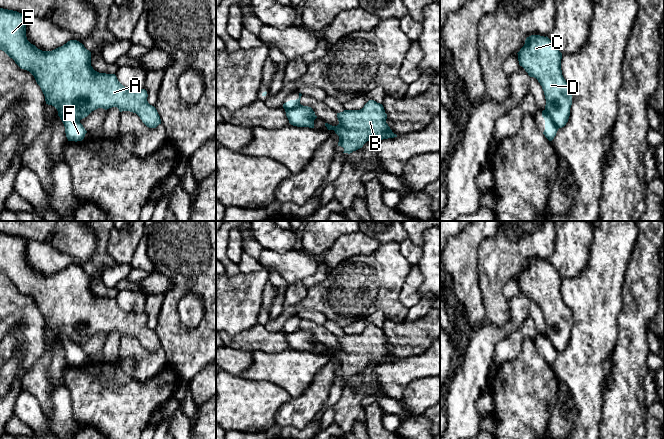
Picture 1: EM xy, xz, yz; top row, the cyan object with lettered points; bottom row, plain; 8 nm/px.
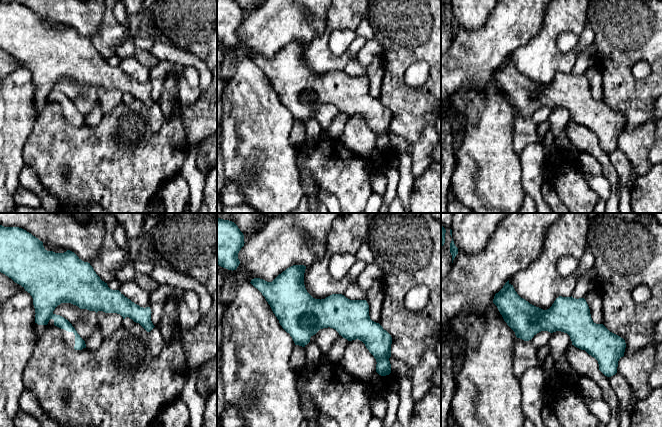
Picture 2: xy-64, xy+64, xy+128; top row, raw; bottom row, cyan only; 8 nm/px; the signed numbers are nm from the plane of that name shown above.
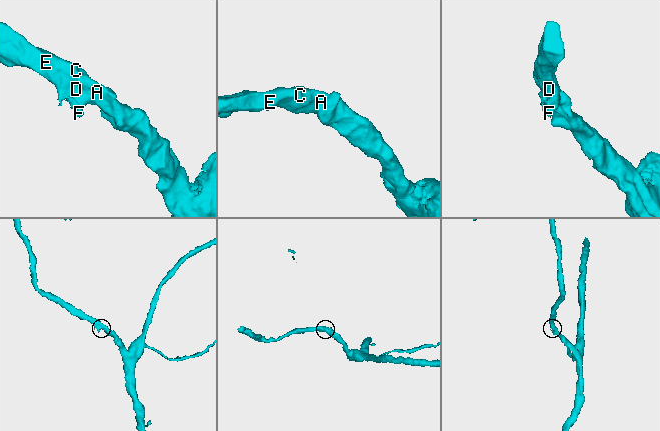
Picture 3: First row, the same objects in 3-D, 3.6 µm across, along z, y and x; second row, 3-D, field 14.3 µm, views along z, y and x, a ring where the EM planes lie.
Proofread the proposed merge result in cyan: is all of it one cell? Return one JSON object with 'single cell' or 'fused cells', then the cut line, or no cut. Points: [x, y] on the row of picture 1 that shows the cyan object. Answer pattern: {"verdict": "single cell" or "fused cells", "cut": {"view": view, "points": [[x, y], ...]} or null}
{"verdict": "fused cells", "cut": {"view": "xy", "points": [[58, 111], [65, 110], [79, 121]]}}

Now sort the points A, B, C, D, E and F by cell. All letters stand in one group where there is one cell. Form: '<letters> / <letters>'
A B C D E / F

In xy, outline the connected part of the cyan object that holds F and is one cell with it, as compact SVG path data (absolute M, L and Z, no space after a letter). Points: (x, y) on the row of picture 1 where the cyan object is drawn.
M64 110L58 112L58 116L62 120L68 141L82 141L87 131L83 125Z

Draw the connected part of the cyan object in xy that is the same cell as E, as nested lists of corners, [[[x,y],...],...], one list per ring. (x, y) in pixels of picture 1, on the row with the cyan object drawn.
[[[0,8],[0,50],[34,76],[46,104],[54,106],[58,112],[64,110],[80,121],[98,108],[117,107],[120,112],[136,113],[149,128],[161,124],[156,108],[147,101],[147,91],[123,86],[115,74],[95,71],[91,66],[91,52],[79,41],[70,40],[52,51],[42,51],[31,44],[26,37],[26,16],[22,13]]]

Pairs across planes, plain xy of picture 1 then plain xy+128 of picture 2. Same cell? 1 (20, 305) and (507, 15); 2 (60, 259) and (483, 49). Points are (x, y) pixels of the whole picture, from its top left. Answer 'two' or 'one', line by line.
1: two
2: one

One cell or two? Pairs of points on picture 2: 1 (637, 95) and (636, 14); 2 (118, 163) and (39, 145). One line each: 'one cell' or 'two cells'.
1: one cell
2: one cell

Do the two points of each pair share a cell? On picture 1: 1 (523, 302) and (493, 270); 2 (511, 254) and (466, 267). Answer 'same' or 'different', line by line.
1: different
2: different

